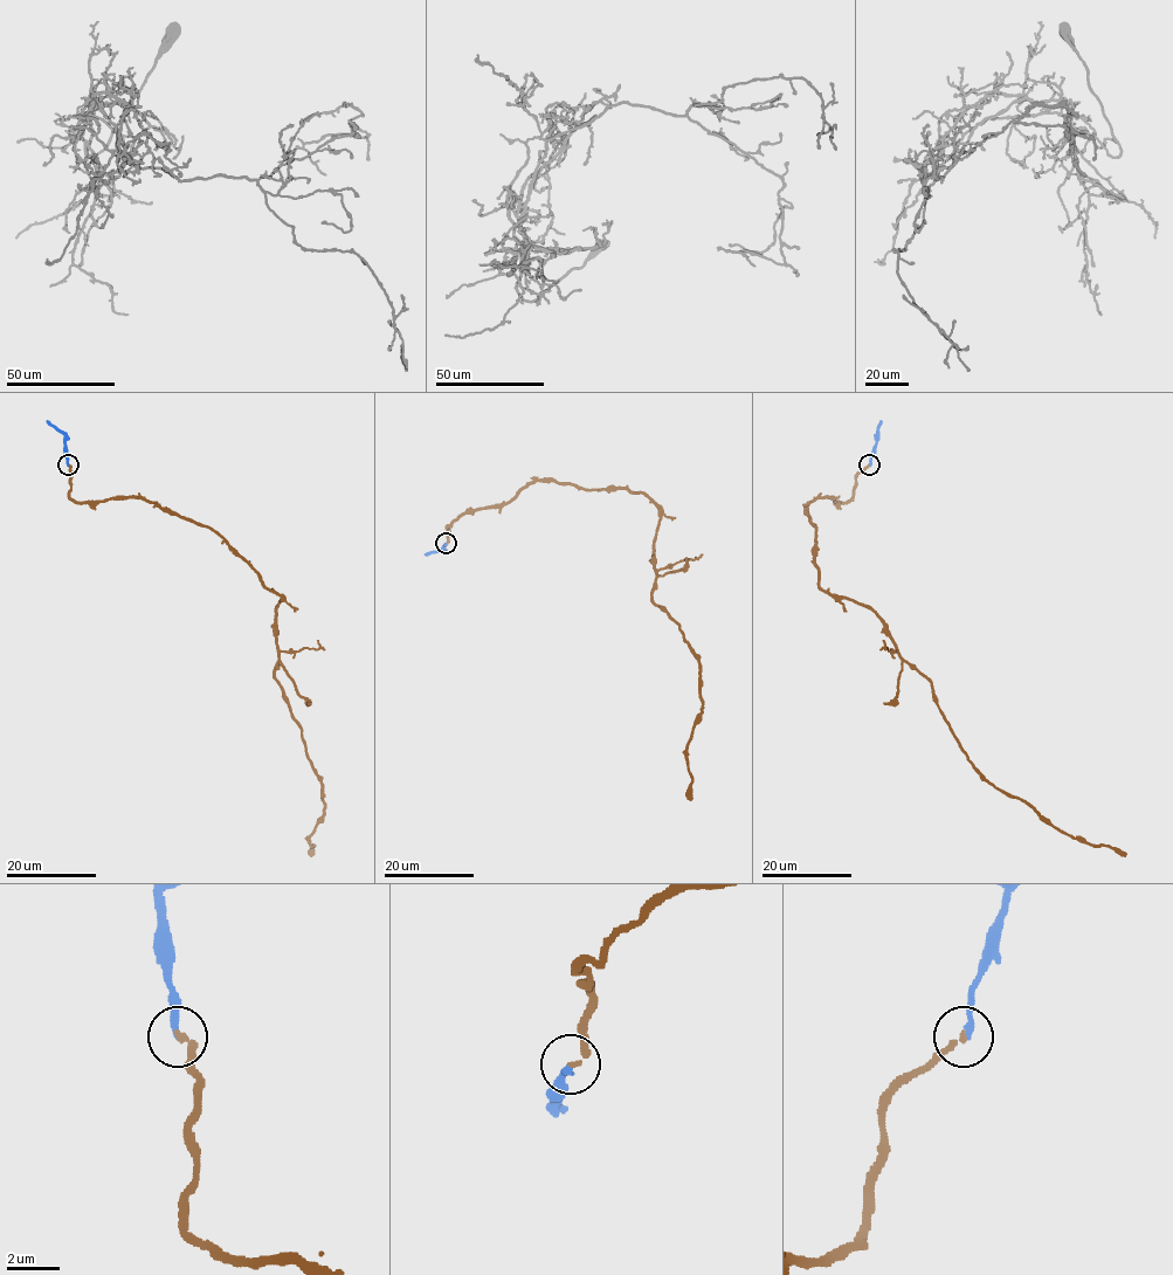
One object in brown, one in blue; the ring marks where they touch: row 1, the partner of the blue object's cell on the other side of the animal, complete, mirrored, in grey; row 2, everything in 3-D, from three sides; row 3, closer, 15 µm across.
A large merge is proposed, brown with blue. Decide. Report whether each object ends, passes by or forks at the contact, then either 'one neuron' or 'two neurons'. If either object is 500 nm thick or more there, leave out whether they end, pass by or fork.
brown ends; blue ends; one neuron

